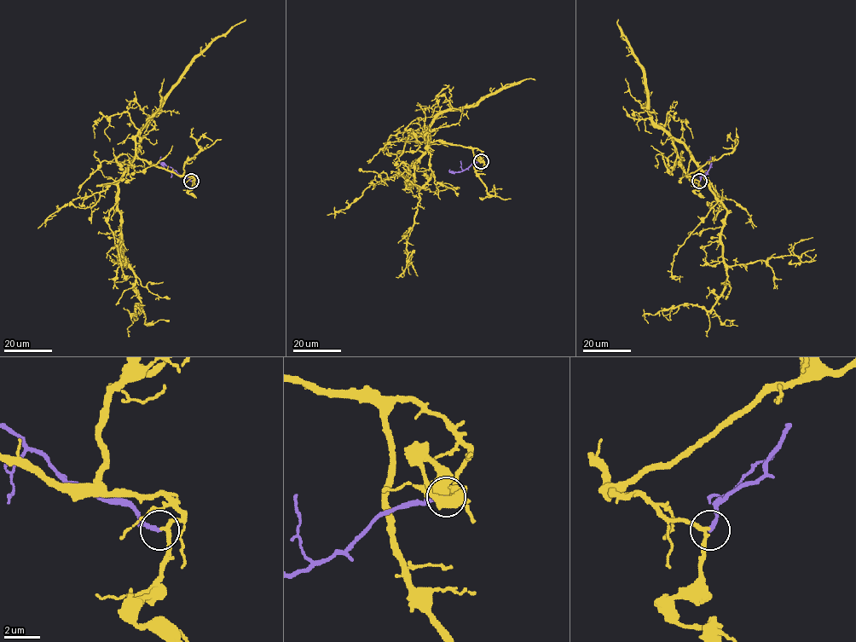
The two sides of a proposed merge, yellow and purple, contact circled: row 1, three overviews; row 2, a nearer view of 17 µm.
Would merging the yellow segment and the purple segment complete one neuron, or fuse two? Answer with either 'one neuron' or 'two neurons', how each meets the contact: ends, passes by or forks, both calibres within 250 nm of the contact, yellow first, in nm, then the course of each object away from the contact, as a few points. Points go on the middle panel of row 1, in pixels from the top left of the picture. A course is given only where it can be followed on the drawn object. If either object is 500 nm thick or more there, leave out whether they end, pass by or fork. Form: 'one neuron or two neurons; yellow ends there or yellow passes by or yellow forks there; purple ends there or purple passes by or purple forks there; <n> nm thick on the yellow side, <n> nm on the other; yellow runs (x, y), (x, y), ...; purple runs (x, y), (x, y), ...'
one neuron; yellow passes by; purple ends there; 200 nm thick on the yellow side, 220 nm on the other; yellow runs (481, 161), (476, 148), (426, 132), (407, 188), (424, 188), (432, 172), (422, 110); purple runs (481, 161), (472, 163), (460, 171), (450, 171)

